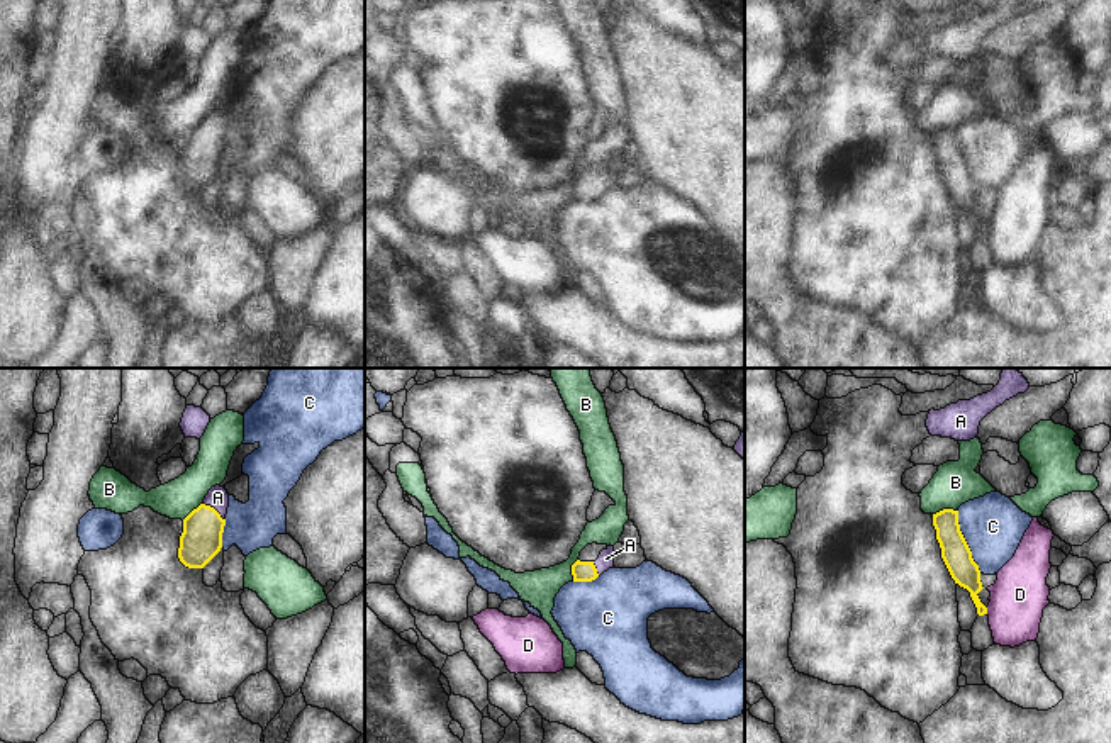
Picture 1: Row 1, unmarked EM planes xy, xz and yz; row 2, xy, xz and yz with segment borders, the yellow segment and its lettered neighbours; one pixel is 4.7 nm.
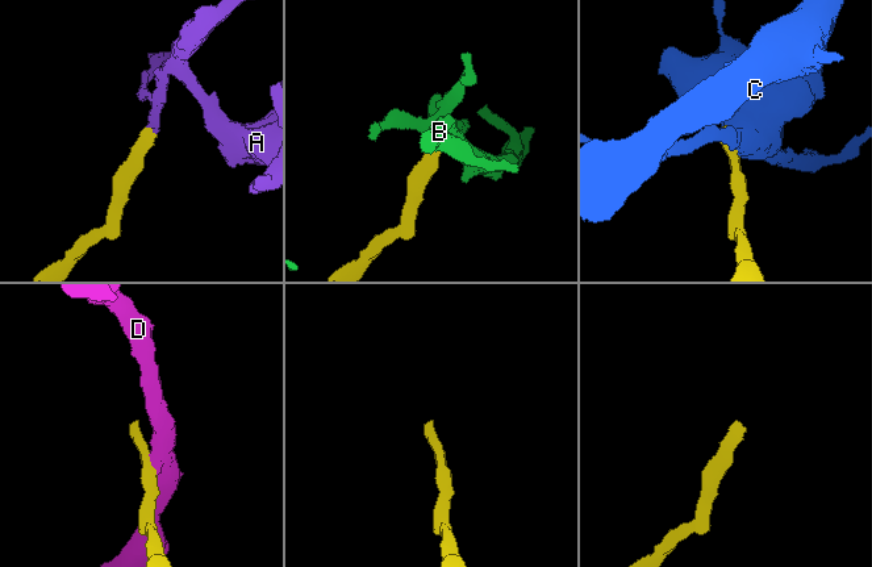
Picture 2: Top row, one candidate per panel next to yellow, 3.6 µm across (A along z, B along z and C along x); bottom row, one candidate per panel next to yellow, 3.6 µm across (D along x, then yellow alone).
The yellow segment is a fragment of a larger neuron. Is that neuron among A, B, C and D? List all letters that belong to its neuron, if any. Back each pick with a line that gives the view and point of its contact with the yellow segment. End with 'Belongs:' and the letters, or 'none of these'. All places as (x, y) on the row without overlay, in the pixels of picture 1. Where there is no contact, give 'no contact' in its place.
A: contact xy (214, 129)
Belongs: A

